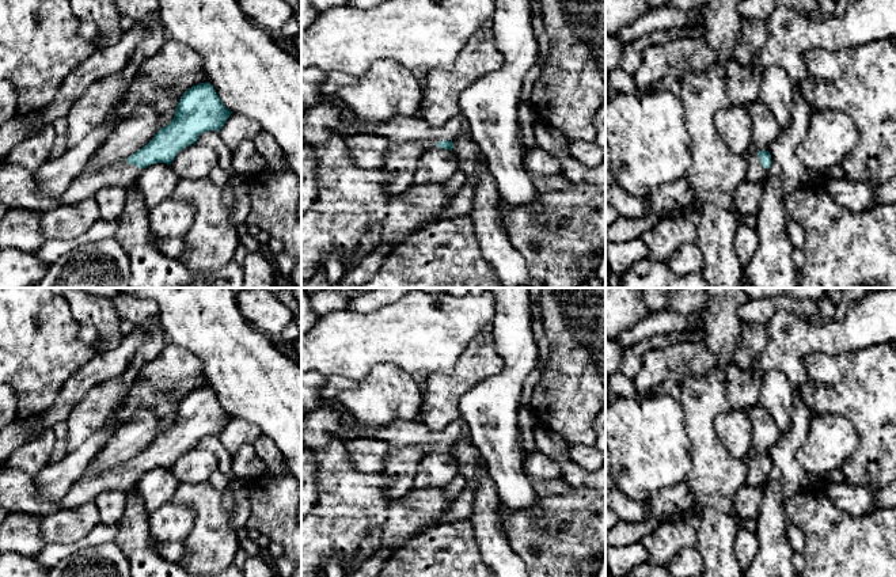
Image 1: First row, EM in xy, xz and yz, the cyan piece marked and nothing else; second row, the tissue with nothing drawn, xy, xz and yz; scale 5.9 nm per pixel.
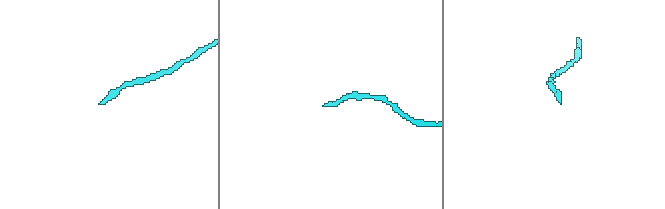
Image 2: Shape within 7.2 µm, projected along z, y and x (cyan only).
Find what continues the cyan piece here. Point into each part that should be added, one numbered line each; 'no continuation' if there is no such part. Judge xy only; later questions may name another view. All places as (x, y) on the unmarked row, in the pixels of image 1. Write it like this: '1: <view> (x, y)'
1: xy (18, 492)

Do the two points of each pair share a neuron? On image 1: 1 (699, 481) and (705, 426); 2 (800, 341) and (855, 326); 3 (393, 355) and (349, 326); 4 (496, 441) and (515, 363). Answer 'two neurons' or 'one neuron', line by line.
1: one neuron
2: one neuron
3: one neuron
4: one neuron

